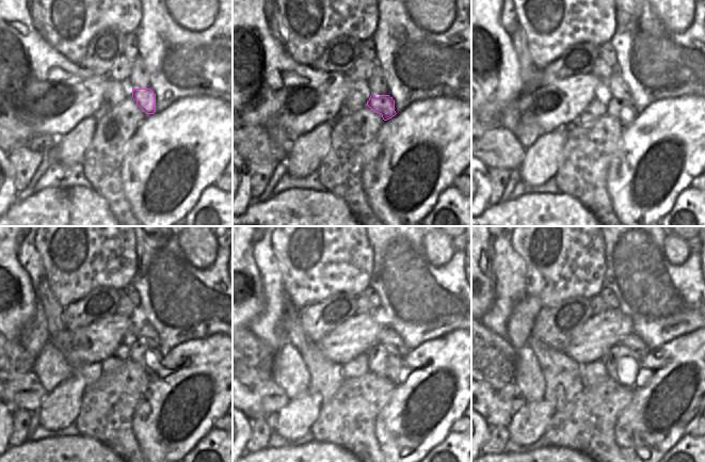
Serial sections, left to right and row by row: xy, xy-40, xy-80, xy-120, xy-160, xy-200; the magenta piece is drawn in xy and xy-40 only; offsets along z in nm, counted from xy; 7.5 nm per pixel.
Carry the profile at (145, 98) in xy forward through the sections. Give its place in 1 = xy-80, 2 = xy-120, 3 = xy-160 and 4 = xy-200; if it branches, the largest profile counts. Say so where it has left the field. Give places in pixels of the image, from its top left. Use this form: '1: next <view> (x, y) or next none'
1: next xy-80 (625, 112)
2: next xy-120 (150, 360)
3: next xy-160 (382, 362)
4: next xy-200 (623, 366)

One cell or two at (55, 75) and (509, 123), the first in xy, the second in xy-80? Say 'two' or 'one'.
two

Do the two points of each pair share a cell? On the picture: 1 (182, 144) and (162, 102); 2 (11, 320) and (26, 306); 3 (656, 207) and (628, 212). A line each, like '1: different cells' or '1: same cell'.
1: different cells
2: same cell
3: same cell

